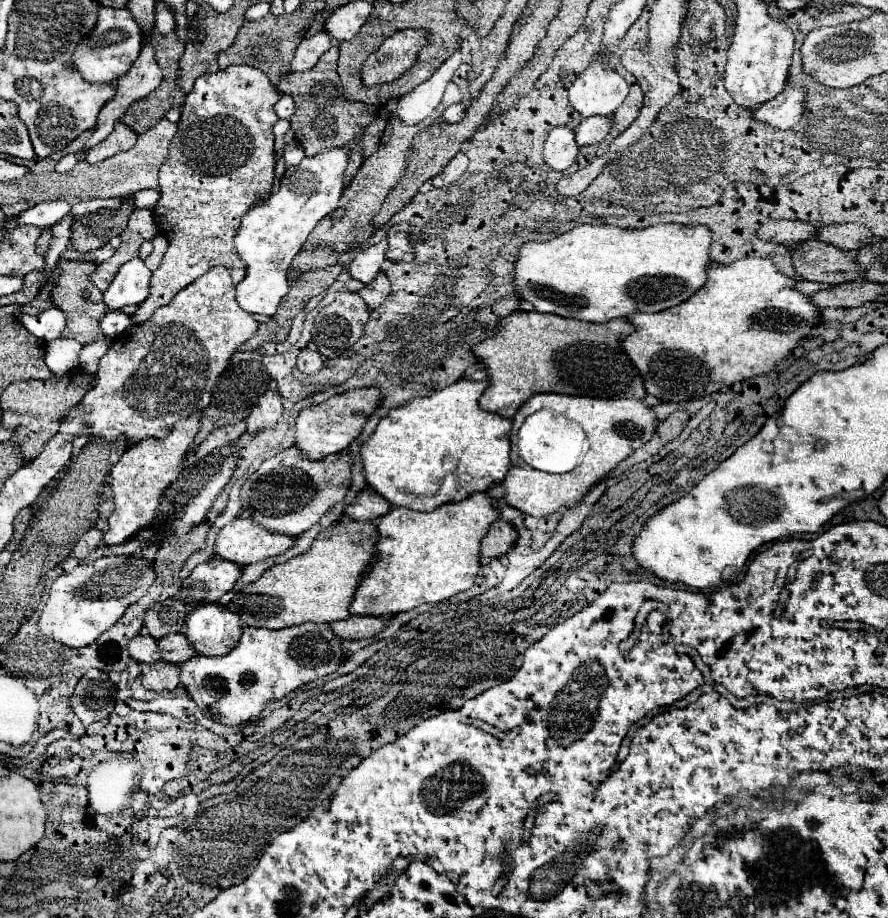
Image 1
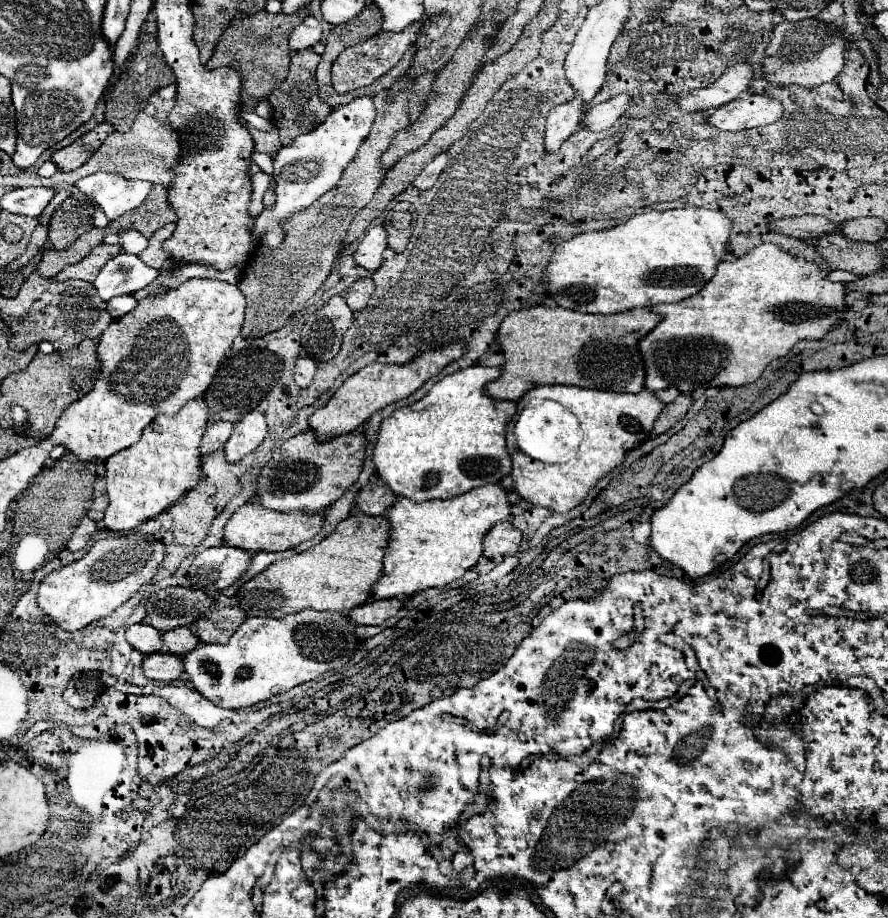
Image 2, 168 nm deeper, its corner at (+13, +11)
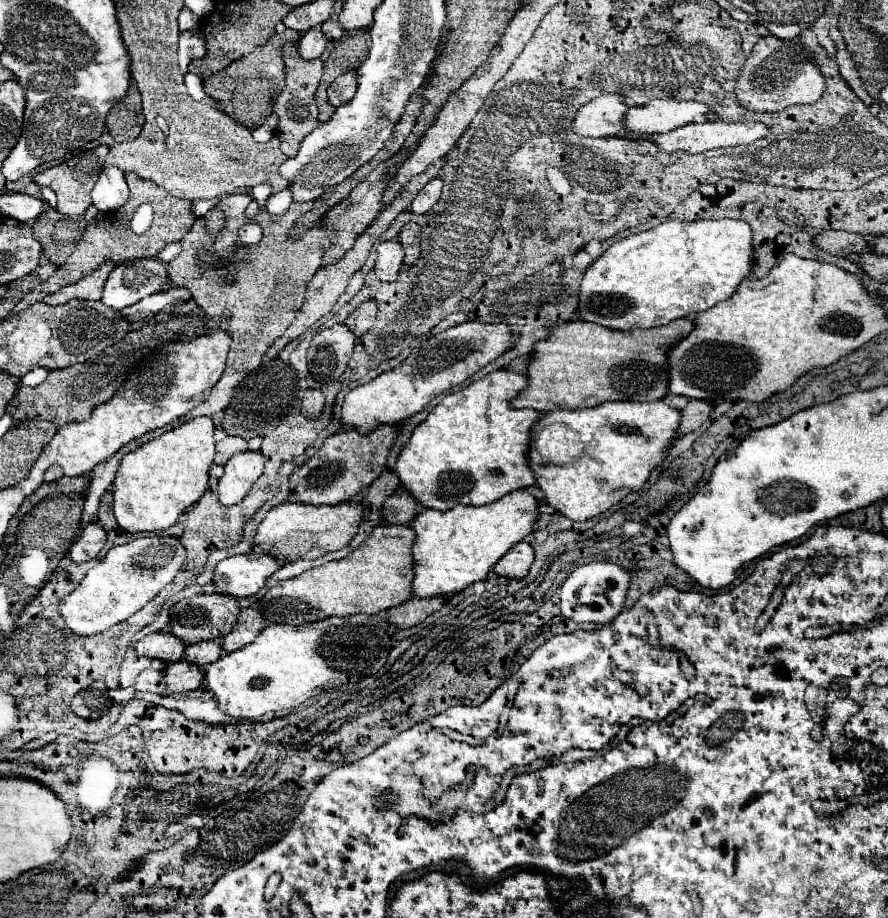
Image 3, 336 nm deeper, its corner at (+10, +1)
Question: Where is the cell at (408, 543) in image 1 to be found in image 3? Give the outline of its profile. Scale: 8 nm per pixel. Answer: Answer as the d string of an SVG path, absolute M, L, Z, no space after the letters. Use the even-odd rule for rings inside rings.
M516 490L484 506L454 506L446 512L420 510L410 522L416 532L412 544L414 580L412 596L448 596L466 586L486 580L492 566L524 536L532 532L532 522L538 518L538 502L526 490Z

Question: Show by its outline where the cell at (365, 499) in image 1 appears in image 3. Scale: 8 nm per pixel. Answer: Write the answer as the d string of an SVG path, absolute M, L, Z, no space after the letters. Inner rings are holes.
M394 492L386 498L382 506L382 522L384 524L408 524L418 514L418 504L410 498L408 492Z

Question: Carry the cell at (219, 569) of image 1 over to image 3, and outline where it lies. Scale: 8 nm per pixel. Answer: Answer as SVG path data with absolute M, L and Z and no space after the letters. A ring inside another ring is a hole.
M258 552L230 556L216 564L212 586L216 594L230 594L234 598L252 596L258 594L266 578L278 568L280 564L272 556Z

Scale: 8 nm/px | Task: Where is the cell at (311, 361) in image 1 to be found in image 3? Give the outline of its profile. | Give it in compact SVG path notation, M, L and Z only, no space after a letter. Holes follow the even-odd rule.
M308 388L302 398L302 414L304 416L316 416L324 408L324 396L318 388Z

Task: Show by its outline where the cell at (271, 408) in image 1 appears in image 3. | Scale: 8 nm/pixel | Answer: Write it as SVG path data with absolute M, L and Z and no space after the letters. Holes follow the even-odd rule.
M260 450L238 452L224 466L224 476L218 482L220 504L238 504L250 490L250 486L264 472L264 454Z

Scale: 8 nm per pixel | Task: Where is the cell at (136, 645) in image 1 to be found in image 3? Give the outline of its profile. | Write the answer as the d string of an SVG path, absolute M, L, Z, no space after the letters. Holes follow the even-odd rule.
M154 632L144 638L140 638L134 644L134 650L138 656L156 658L162 662L176 662L182 660L186 644L178 638L174 638L170 632Z

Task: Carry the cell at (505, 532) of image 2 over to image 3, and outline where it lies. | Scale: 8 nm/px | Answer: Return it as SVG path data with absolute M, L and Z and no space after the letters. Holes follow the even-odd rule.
M522 540L514 548L510 548L510 552L502 556L502 560L498 560L498 564L494 566L494 572L506 578L524 578L532 562L534 562L534 550L528 542Z

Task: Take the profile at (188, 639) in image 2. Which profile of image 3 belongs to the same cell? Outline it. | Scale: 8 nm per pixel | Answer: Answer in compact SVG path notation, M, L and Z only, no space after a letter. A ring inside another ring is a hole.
M208 640L202 644L188 644L184 652L184 660L196 666L206 666L218 660L220 656L222 656L222 646L218 644L218 640Z

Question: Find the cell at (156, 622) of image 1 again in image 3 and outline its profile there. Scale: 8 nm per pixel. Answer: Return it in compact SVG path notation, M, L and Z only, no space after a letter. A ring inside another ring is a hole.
M212 594L212 596L194 596L194 598L184 598L176 602L170 608L170 628L172 634L178 636L186 644L196 644L202 640L214 640L226 636L232 626L236 624L238 618L238 604L236 598L224 596L224 594Z

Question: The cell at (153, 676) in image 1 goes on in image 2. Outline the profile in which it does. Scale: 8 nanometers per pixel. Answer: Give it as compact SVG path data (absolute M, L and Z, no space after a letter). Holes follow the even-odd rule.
M169 652L147 654L143 660L143 672L151 680L173 682L183 674L183 660Z

